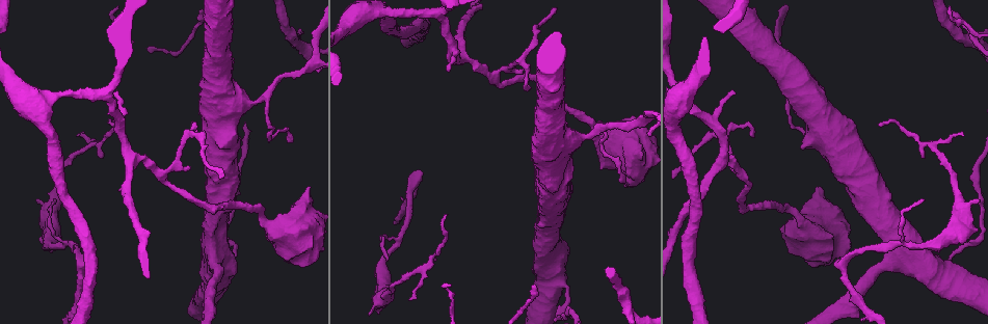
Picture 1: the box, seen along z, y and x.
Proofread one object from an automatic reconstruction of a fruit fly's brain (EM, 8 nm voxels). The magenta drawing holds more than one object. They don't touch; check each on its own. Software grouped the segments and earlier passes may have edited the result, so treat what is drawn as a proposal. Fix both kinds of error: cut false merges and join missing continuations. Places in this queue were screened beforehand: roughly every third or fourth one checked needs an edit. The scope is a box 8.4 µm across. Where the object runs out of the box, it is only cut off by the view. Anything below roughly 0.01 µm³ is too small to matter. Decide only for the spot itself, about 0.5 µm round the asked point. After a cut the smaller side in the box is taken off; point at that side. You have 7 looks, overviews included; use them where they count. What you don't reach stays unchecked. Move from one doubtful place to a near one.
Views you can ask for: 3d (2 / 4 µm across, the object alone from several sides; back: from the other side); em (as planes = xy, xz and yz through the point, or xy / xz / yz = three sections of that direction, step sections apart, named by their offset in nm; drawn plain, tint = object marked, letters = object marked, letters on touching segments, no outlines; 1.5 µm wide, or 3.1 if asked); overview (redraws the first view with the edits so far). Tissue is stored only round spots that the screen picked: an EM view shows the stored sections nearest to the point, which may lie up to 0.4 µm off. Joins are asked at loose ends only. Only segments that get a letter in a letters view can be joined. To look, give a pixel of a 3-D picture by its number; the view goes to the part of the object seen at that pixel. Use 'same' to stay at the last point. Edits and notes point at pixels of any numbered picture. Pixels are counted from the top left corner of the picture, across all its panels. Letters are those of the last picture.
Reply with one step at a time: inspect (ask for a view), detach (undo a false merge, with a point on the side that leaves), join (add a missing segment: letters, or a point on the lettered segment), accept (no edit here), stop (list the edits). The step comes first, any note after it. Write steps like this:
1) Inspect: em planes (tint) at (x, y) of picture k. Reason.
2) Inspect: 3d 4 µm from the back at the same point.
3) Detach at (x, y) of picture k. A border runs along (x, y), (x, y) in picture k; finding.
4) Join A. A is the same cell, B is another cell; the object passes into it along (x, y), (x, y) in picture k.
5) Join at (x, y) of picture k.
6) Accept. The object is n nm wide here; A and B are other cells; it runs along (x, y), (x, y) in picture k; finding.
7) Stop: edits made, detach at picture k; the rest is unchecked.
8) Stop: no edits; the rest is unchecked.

Inspect: 3d 2 µm from the back at (190, 169) of picture 1. An open end.

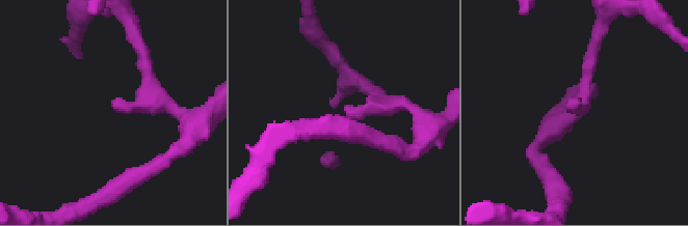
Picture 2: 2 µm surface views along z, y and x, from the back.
Inspect: em planes (letters) at (572, 107) of picture 2.

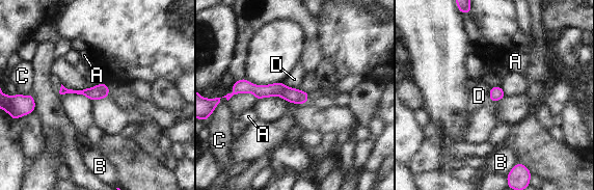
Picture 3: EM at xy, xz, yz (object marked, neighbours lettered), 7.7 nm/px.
Accept. A, B, C and D are other cells; no lettered segment goes on from it.

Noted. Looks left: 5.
Inspect: 3d 2 µm at (849, 291) of picture 1. A narrow waist.

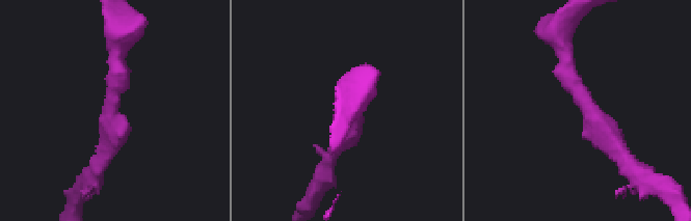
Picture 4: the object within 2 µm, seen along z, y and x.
Inspect: em xy step 8 (tint) at (112, 110) of picture 4. The arms are 190, 240 nm wide.

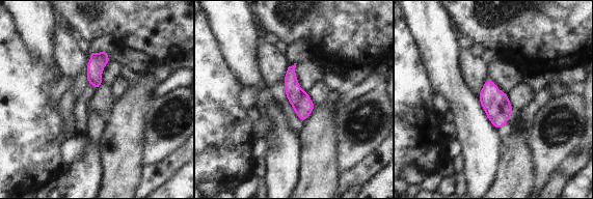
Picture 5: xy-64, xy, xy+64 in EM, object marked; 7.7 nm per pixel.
Inspect: em xy step 8 (letters) at the same point.

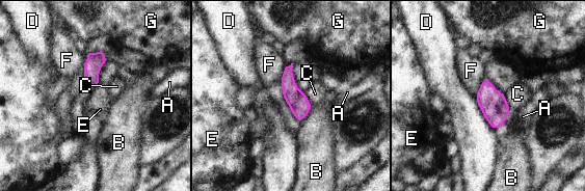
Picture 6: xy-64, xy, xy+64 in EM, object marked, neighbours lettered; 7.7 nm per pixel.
Accept. The longest contact is with D, 300 nm; A, B, C, D, E, F and G are other cells; all the same neuron.

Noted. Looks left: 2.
Inspect: 3d 2 µm at (267, 102) of picture 1. Thick turns thin.

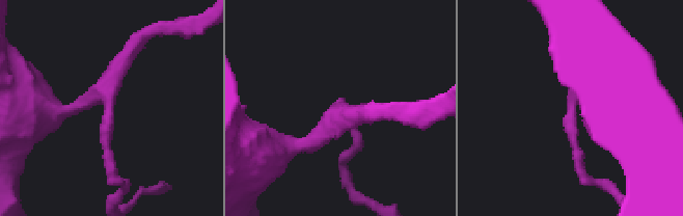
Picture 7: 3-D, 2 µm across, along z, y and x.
Inspect: em planes (letters) at (107, 104) of picture 7. 3 arms meet here.

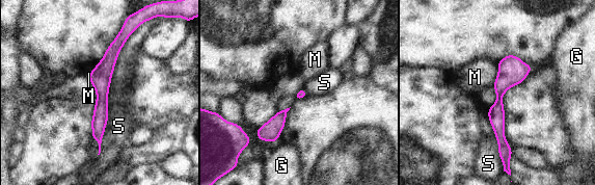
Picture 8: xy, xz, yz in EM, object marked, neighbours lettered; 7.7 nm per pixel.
Accept. G, M and S are other cells; a border runs along (135, 30), (118, 54), (107, 106) in picture 8; all the same neuron.

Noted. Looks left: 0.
Stop: no edits; the rest is unchecked.

